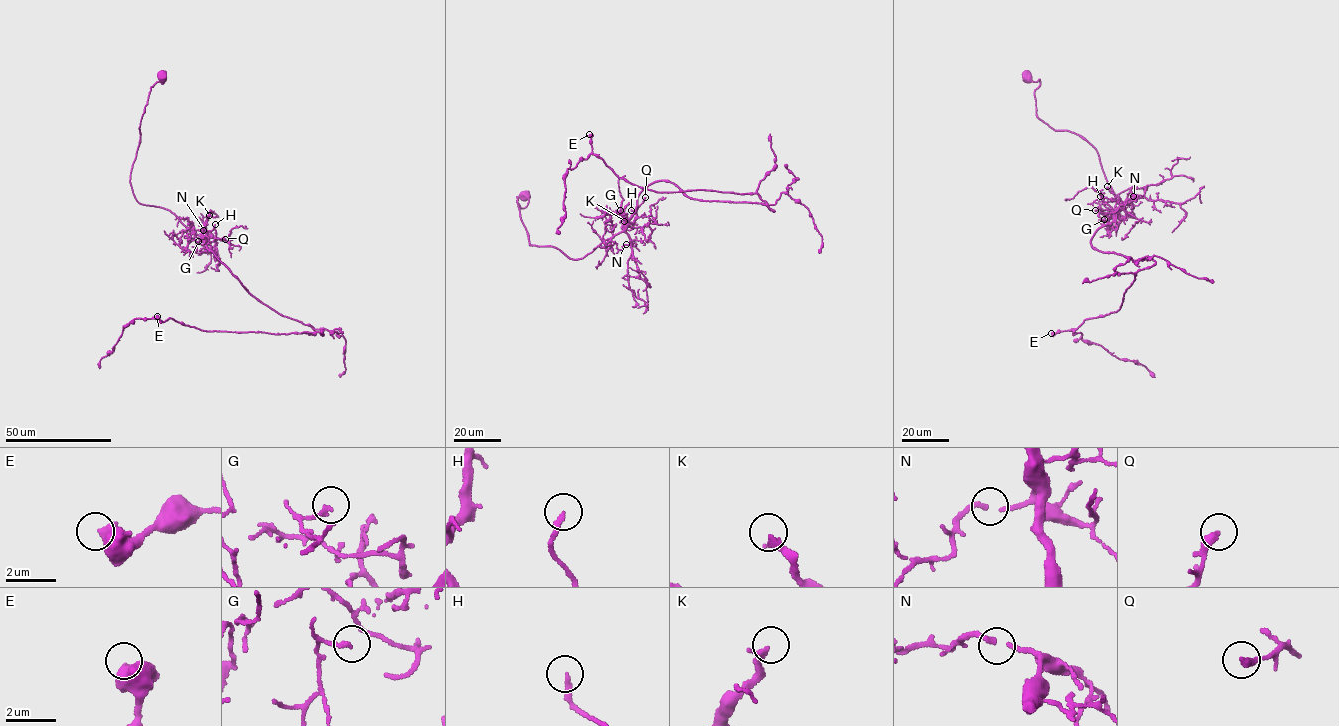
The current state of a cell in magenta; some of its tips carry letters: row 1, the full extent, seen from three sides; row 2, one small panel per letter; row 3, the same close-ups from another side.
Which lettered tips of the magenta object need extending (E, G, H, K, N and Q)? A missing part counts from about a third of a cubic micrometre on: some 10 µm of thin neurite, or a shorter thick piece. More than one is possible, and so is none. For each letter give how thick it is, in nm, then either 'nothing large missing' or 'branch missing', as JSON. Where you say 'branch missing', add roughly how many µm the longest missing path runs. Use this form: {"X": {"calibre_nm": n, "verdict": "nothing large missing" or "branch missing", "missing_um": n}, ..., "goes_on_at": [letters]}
{"E": {"calibre_nm": 550, "verdict": "nothing large missing"}, "G": {"calibre_nm": 170, "verdict": "nothing large missing"}, "H": {"calibre_nm": 200, "verdict": "nothing large missing"}, "K": {"calibre_nm": 300, "verdict": "branch missing", "missing_um": 20}, "N": {"calibre_nm": 150, "verdict": "nothing large missing"}, "Q": {"calibre_nm": 300, "verdict": "nothing large missing"}, "goes_on_at": ["K"]}

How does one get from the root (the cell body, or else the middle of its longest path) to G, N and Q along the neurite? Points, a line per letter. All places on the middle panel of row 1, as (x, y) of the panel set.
G: (524, 195), (523, 208), (516, 197), (529, 245), (554, 246), (574, 259), (633, 223), (620, 210)
N: (524, 195), (523, 208), (516, 197), (529, 245), (554, 246), (578, 259), (607, 239), (618, 249), (626, 244)
Q: (524, 195), (529, 202), (523, 208), (516, 197), (529, 245), (554, 246), (578, 259), (632, 223), (645, 197)

